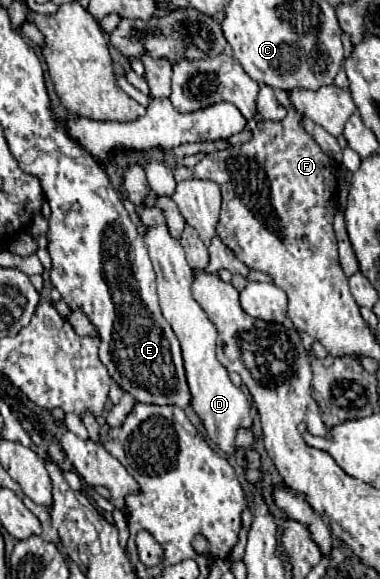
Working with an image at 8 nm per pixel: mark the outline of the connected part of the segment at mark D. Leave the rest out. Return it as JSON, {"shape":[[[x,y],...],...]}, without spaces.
{"shape":[[[137,208],[137,212],[139,212],[143,224],[147,226],[145,244],[147,244],[155,274],[157,274],[157,292],[159,292],[163,316],[171,324],[175,336],[181,342],[185,374],[187,374],[187,384],[189,384],[189,392],[191,392],[191,408],[201,418],[207,438],[211,438],[225,454],[233,456],[239,450],[235,444],[237,430],[253,426],[251,404],[245,398],[245,394],[237,386],[233,386],[227,370],[215,358],[217,328],[213,326],[213,322],[205,316],[203,308],[191,296],[193,272],[185,260],[185,252],[183,252],[179,240],[175,240],[169,234],[169,230],[165,226],[163,212],[159,208]]]}

